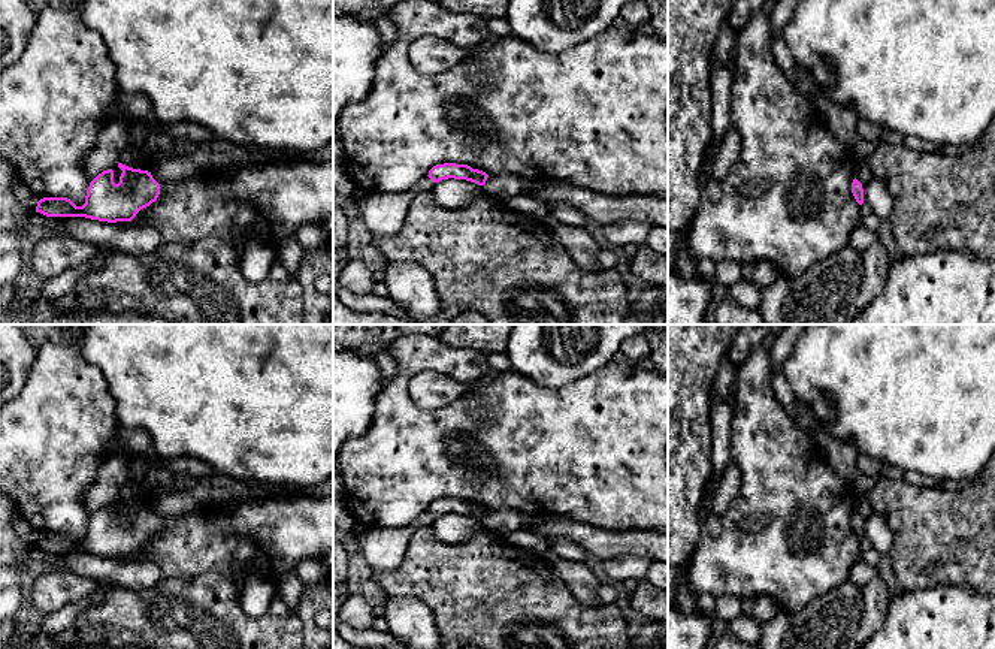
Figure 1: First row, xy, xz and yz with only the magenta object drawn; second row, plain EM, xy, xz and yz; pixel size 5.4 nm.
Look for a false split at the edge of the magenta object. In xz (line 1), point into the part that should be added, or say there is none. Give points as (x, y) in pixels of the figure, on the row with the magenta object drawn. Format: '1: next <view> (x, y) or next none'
1: next xz (507, 186)

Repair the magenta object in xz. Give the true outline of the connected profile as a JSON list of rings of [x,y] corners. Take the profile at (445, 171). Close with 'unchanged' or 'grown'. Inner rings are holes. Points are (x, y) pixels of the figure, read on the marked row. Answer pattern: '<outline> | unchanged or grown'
[[[456,163],[436,164],[429,170],[427,176],[433,182],[439,182],[448,178],[466,179],[478,185],[483,185],[490,196],[498,196],[505,200],[514,196],[520,196],[524,191],[542,188],[547,184],[514,175],[489,176],[483,170],[472,169],[468,164],[456,164]]] | grown

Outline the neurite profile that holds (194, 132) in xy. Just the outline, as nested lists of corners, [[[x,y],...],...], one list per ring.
[[[191,121],[164,124],[161,130],[170,135],[175,141],[188,139],[196,142],[197,145],[209,142],[215,138],[215,135],[209,129]]]

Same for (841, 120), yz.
[[[814,82],[814,108],[835,139],[852,153],[856,162],[868,160],[880,141],[865,141],[859,136],[859,118],[849,105],[838,105],[825,94],[825,87]]]

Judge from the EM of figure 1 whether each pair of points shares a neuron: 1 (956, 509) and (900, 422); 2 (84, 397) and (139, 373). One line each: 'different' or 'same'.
1: different
2: different

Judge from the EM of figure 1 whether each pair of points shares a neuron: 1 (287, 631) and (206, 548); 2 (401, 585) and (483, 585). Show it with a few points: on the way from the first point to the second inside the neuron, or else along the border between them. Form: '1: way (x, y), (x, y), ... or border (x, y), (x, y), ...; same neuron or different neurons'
1: border (232, 573), (209, 570), (196, 574); different neurons
2: way (422, 585), (462, 585); same neuron

